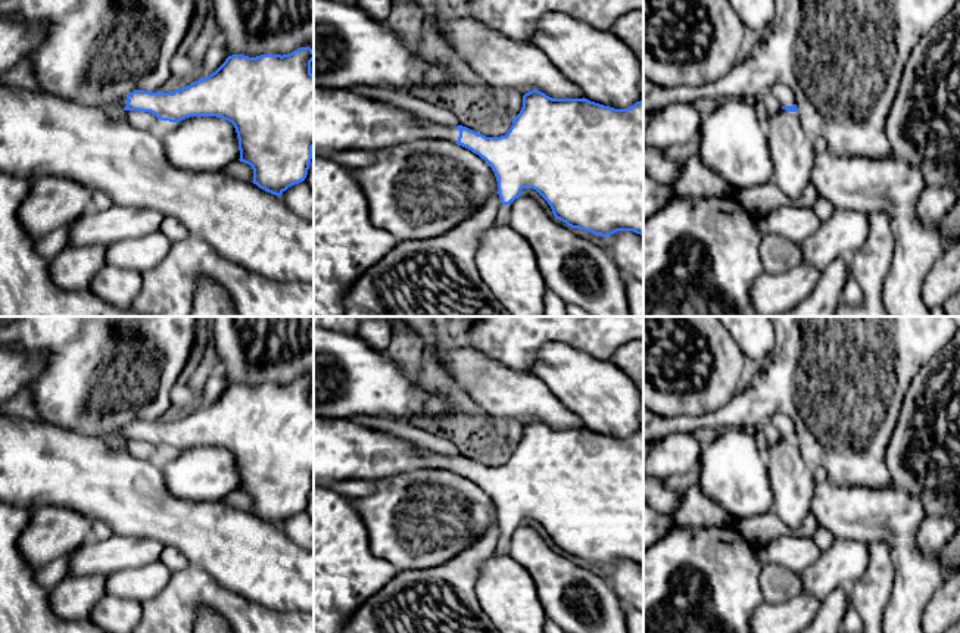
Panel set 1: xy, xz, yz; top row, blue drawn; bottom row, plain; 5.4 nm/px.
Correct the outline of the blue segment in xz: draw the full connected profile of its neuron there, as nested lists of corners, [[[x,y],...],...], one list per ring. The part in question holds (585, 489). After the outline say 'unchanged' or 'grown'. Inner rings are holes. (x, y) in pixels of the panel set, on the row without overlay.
[[[539,420],[523,425],[523,437],[512,448],[505,465],[486,467],[467,456],[455,458],[424,450],[431,468],[443,468],[462,475],[484,489],[498,511],[502,534],[521,526],[523,518],[536,520],[551,536],[557,549],[571,558],[607,567],[617,561],[643,565],[643,430],[627,439],[614,439],[587,428],[552,428]]] | grown

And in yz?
[[[776,414],[770,420],[770,422],[780,431],[782,439],[789,442],[798,442],[795,434],[795,425],[788,415]]] | grown

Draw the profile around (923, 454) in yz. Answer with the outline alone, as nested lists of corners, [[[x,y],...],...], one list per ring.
[[[960,328],[908,386],[885,462],[895,486],[917,496],[928,517],[951,514],[960,523]]]

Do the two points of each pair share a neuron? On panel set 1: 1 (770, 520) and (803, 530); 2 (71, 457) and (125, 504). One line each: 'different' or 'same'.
1: same
2: same

